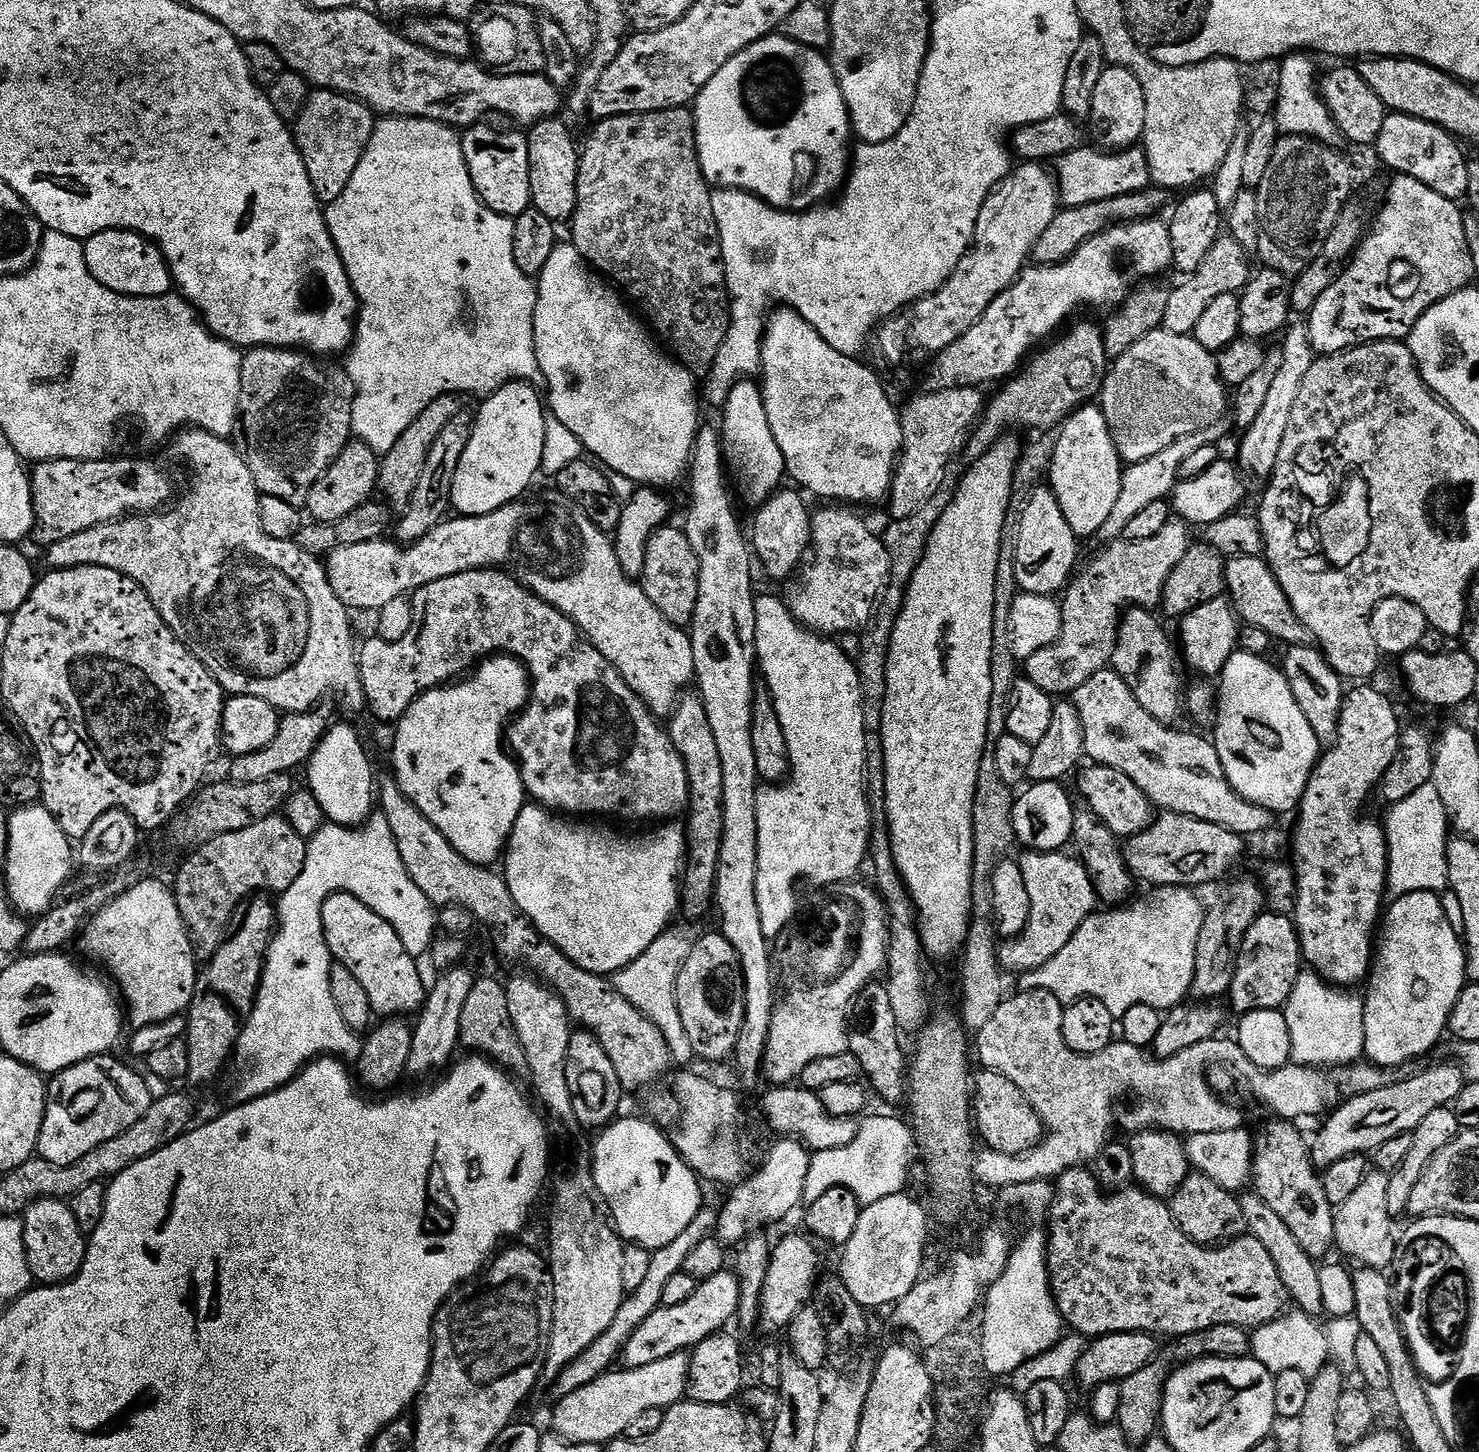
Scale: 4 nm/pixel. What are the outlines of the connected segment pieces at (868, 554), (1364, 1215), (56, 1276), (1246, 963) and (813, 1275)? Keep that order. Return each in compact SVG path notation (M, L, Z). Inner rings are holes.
M824 506L813 515L810 559L799 573L800 581L786 596L788 609L799 624L829 638L835 637L835 632L867 629L874 619L874 605L894 576L884 540L847 510L852 511L844 506Z
M1370 1170L1347 1202L1342 1202L1335 1209L1336 1218L1336 1248L1344 1256L1357 1260L1357 1265L1366 1268L1388 1270L1393 1267L1398 1256L1398 1238L1392 1233L1394 1217L1386 1207L1386 1188L1389 1173L1379 1170Z
M35 1200L22 1214L26 1262L37 1285L65 1284L82 1270L89 1237L74 1219L71 1203L63 1200Z
M1263 911L1250 926L1237 954L1233 982L1226 995L1236 1014L1258 1010L1283 1009L1302 971L1300 939L1292 916Z
M807 1235L804 1236L784 1236L780 1241L775 1241L758 1321L759 1327L764 1327L768 1332L783 1333L792 1319L813 1299L816 1285L821 1279L820 1252L815 1248L817 1245Z

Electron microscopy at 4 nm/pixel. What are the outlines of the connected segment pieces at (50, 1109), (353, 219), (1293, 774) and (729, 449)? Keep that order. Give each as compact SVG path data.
M112 1054L92 1056L55 1073L47 1081L48 1101L36 1143L39 1159L54 1162L59 1168L70 1166L78 1158L86 1158L102 1142L110 1142L110 1138L118 1138L118 1134L130 1130L150 1110L154 1092L148 1089L149 1081L141 1078L135 1067L127 1068L114 1057Z
M377 119L366 154L362 154L362 162L358 162L354 178L350 178L350 186L342 190L342 198L334 198L334 202L324 208L324 221L334 238L334 244L338 246L348 277L360 300L360 314L354 321L356 334L346 356L346 371L356 387L356 397L352 403L352 434L355 439L370 446L377 457L383 458L392 449L394 442L398 442L398 438L406 434L406 426L410 426L410 422L414 422L414 418L418 418L418 414L422 414L422 410L426 410L426 406L430 406L434 398L451 392L477 392L480 398L487 398L512 381L536 382L541 379L534 342L537 285L533 277L518 270L518 262L514 262L516 221L510 216L500 216L480 201L480 195L474 190L474 182L466 166L462 136L457 129L433 120Z
M1239 650L1232 653L1218 677L1214 743L1230 786L1234 786L1243 800L1262 806L1273 814L1292 814L1299 809L1302 794L1322 755L1322 745L1314 730L1310 730L1310 722L1306 722L1306 714L1302 714L1302 706L1298 706L1283 671L1268 662L1263 656Z
M748 378L737 382L732 387L730 398L724 403L722 415L724 458L734 477L735 487L736 484L740 487L741 494L752 503L752 506L759 506L770 499L783 485L780 483L786 480L782 450L778 450L778 442L774 440L774 434L770 430L770 418L766 416L761 385Z

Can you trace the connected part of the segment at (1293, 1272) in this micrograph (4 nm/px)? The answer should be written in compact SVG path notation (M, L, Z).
M1245 1191L1239 1197L1239 1202L1242 1206L1242 1214L1246 1218L1247 1235L1258 1238L1258 1242L1266 1246L1274 1266L1278 1266L1278 1274L1282 1277L1282 1284L1288 1291L1291 1303L1308 1316L1323 1317L1325 1310L1322 1302L1322 1282L1318 1279L1320 1264L1312 1260L1310 1254L1302 1250L1302 1246L1298 1246L1298 1241L1286 1226L1286 1222L1282 1222L1282 1217L1271 1206L1266 1206L1266 1202L1262 1202L1262 1198L1256 1191Z

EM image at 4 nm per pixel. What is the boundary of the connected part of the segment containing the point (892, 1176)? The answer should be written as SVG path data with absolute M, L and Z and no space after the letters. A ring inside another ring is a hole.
M872 1116L859 1125L856 1140L850 1142L850 1146L815 1153L810 1162L810 1174L806 1174L805 1201L818 1202L826 1190L835 1188L850 1190L861 1205L901 1195L907 1189L904 1187L908 1184L912 1163L918 1160L918 1141L913 1129L905 1121L904 1124L896 1116Z

